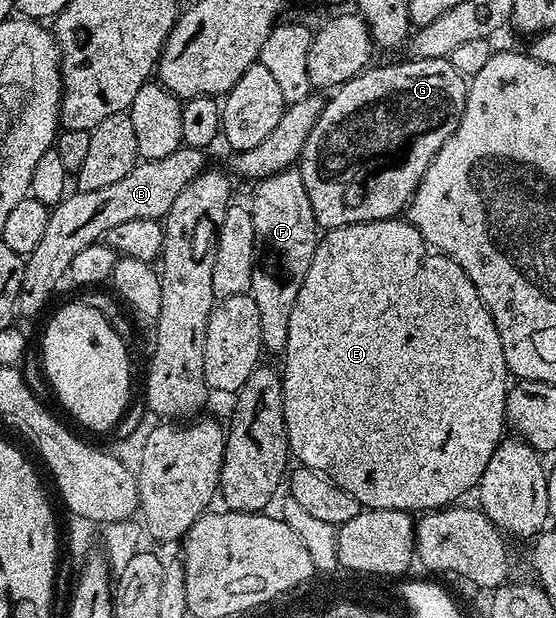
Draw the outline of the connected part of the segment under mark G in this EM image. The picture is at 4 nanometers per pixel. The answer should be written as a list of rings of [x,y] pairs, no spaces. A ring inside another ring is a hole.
[[[419,57],[408,60],[401,61],[398,65],[381,65],[378,69],[373,69],[374,67],[366,68],[365,72],[360,73],[358,77],[353,77],[340,86],[330,96],[334,96],[330,101],[326,100],[322,104],[321,114],[307,139],[305,150],[302,151],[299,162],[303,187],[307,187],[307,199],[311,199],[311,211],[322,230],[338,229],[344,225],[358,225],[364,221],[388,221],[404,214],[408,210],[409,203],[412,201],[425,172],[431,167],[437,152],[441,150],[449,137],[457,130],[457,124],[461,122],[461,116],[465,110],[467,95],[469,94],[467,78],[459,71],[455,71],[455,67],[449,62],[448,57],[436,57],[435,59]]]

